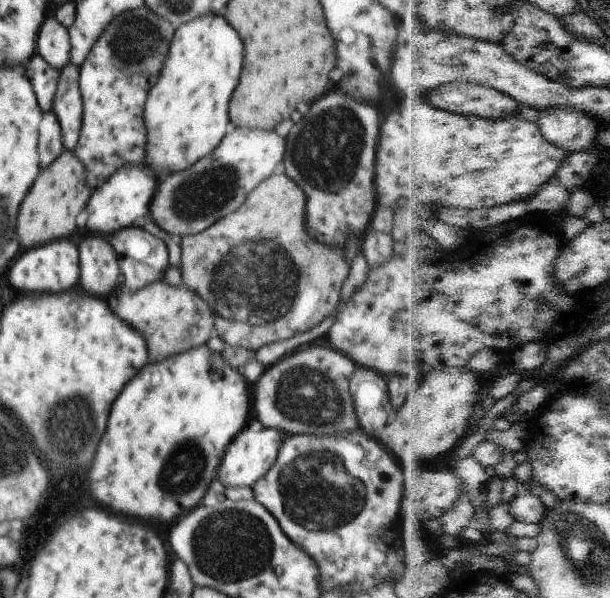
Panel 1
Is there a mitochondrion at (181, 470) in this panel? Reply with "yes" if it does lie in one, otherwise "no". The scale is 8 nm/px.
yes

